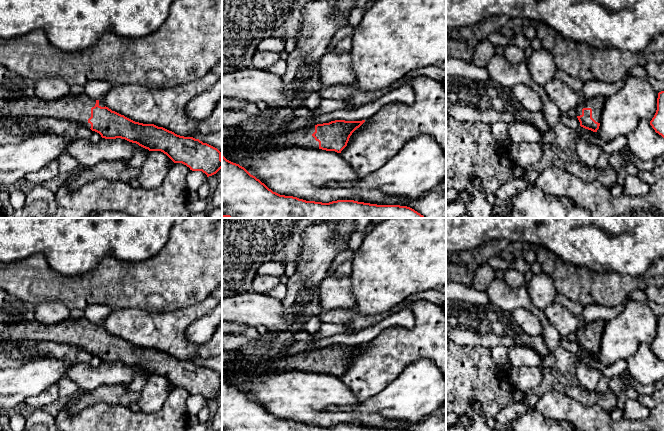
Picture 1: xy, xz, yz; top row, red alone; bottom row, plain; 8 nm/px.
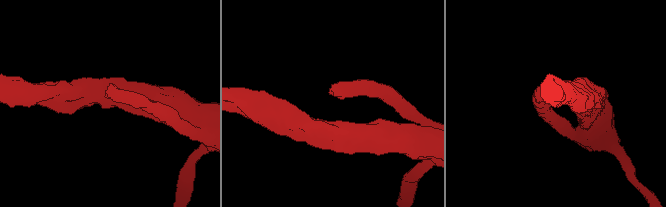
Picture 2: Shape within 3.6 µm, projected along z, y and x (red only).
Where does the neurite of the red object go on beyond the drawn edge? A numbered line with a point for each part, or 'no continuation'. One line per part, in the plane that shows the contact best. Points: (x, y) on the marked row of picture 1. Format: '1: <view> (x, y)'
1: yz (596, 103)

